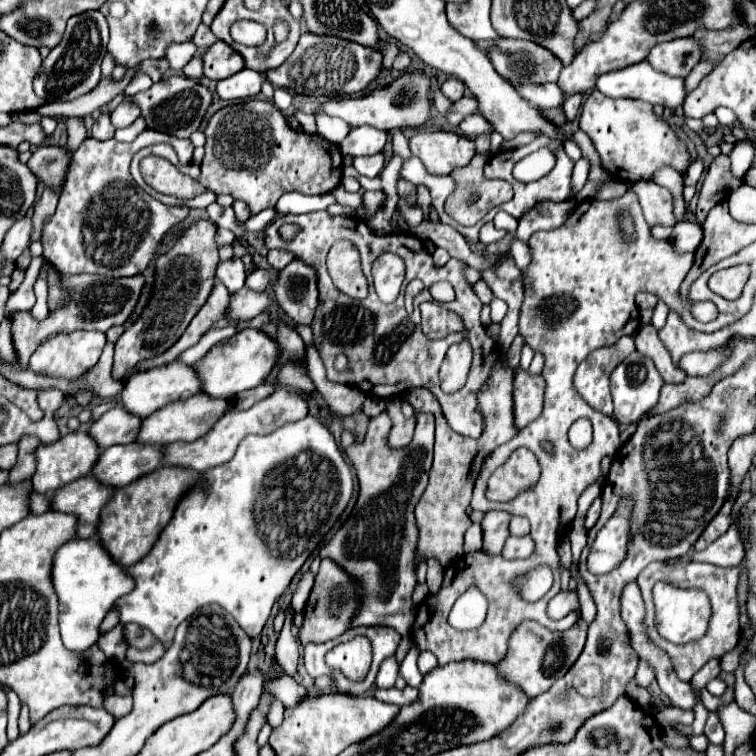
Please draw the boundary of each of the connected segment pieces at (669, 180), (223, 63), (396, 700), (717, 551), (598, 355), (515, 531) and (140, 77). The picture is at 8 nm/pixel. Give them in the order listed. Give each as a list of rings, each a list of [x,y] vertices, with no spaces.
[[[669,166],[661,168],[653,182],[657,182],[659,186],[665,186],[671,194],[673,194],[673,214],[675,218],[681,222],[685,216],[685,202],[683,202],[683,176],[675,170],[671,170]]]
[[[221,40],[209,46],[201,58],[203,58],[203,76],[211,80],[229,78],[231,74],[235,74],[245,66],[243,58],[229,44]]]
[[[405,686],[403,690],[399,690],[399,688],[387,688],[387,690],[385,688],[375,688],[373,696],[379,698],[381,702],[405,706],[405,704],[411,704],[411,702],[417,700],[417,688],[411,688],[411,686]]]
[[[731,524],[731,528],[721,538],[717,538],[713,544],[709,544],[705,550],[701,552],[695,550],[693,560],[717,564],[717,566],[737,566],[743,554],[745,552],[743,552],[743,544],[737,534],[737,526]]]
[[[623,336],[617,344],[609,348],[599,348],[591,352],[577,368],[573,376],[573,386],[577,394],[595,410],[611,416],[613,402],[609,392],[609,376],[631,352],[635,352],[635,338]]]
[[[513,516],[511,524],[509,524],[509,532],[511,536],[525,536],[529,534],[529,520],[523,516]]]
[[[137,72],[135,74],[135,78],[129,82],[129,86],[125,88],[125,94],[127,96],[133,96],[133,94],[137,94],[137,92],[141,92],[141,90],[149,90],[151,88],[151,78],[145,74],[145,72]]]

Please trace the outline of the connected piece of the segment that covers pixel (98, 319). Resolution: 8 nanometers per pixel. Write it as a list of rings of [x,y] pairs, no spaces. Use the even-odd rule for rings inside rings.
[[[61,274],[61,282],[65,282],[65,286],[73,290],[73,294],[69,294],[69,302],[61,306],[61,310],[49,312],[49,316],[41,322],[37,322],[29,310],[15,312],[11,318],[13,348],[15,348],[17,362],[21,366],[29,364],[29,358],[37,350],[37,346],[41,346],[45,340],[57,334],[75,332],[75,330],[107,332],[115,324],[125,324],[139,300],[145,280],[141,274],[129,276],[129,278],[109,278],[109,276],[99,276],[99,274],[73,274],[73,276]]]

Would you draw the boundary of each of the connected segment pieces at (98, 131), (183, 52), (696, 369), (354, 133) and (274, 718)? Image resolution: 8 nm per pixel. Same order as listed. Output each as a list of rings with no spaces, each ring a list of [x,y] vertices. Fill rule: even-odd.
[[[101,112],[97,116],[97,120],[93,122],[93,128],[91,128],[91,136],[97,140],[113,138],[113,124],[109,120],[109,112]]]
[[[177,42],[177,44],[169,44],[165,50],[165,60],[169,62],[169,68],[173,72],[181,72],[183,66],[195,56],[197,46],[193,42]]]
[[[715,348],[709,352],[691,352],[685,354],[685,358],[681,358],[681,362],[677,364],[679,370],[683,370],[687,376],[701,376],[701,374],[711,374],[721,360],[727,358],[727,348]]]
[[[359,126],[349,132],[349,136],[339,144],[343,156],[369,156],[383,152],[387,142],[387,132],[375,130],[373,126]]]
[[[273,700],[273,706],[269,706],[269,714],[267,714],[267,720],[273,728],[277,728],[281,722],[283,722],[283,712],[285,712],[285,706],[281,700]]]

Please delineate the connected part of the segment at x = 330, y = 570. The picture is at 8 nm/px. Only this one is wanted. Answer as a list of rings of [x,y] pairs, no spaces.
[[[329,558],[321,560],[321,568],[315,578],[315,586],[313,586],[311,596],[303,610],[303,626],[299,630],[301,646],[305,646],[309,642],[321,644],[321,642],[333,640],[339,634],[343,634],[349,628],[349,622],[355,616],[357,608],[359,608],[359,596],[357,596],[357,588],[353,584],[353,580],[333,560],[329,560]]]

